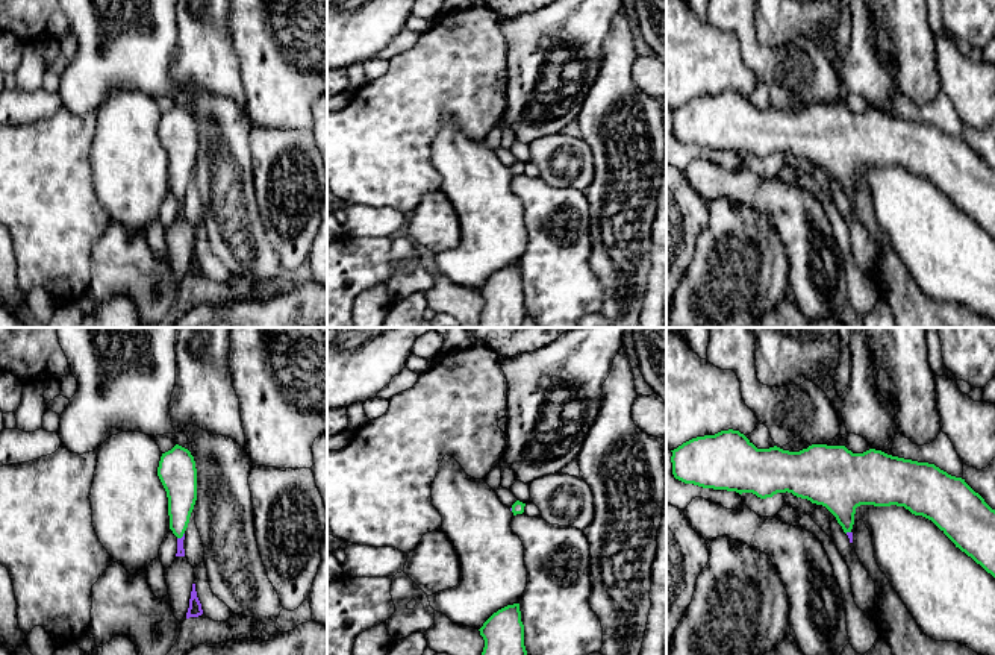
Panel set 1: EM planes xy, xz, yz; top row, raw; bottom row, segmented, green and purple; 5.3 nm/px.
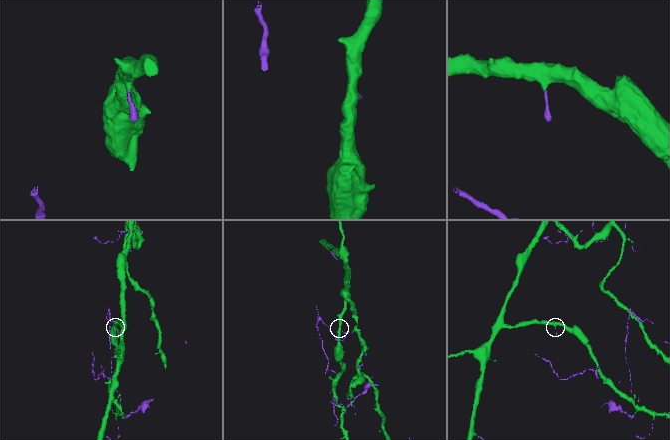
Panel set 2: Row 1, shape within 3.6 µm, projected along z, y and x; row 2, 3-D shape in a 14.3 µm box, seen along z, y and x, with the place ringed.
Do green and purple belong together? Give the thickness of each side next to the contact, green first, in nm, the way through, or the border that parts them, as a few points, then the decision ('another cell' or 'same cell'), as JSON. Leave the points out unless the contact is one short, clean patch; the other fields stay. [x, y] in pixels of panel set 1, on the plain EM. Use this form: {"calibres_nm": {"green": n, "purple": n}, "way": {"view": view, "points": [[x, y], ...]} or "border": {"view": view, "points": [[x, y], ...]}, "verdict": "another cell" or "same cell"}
{"calibres_nm": {"green": 160, "purple": 50}, "verdict": "same cell"}

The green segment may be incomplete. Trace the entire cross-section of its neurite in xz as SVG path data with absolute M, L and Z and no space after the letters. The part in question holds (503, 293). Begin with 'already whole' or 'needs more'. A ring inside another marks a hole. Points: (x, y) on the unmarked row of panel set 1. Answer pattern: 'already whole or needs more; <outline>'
already whole; M519 264L494 273L479 290L485 300L480 328L521 328L527 317Z

